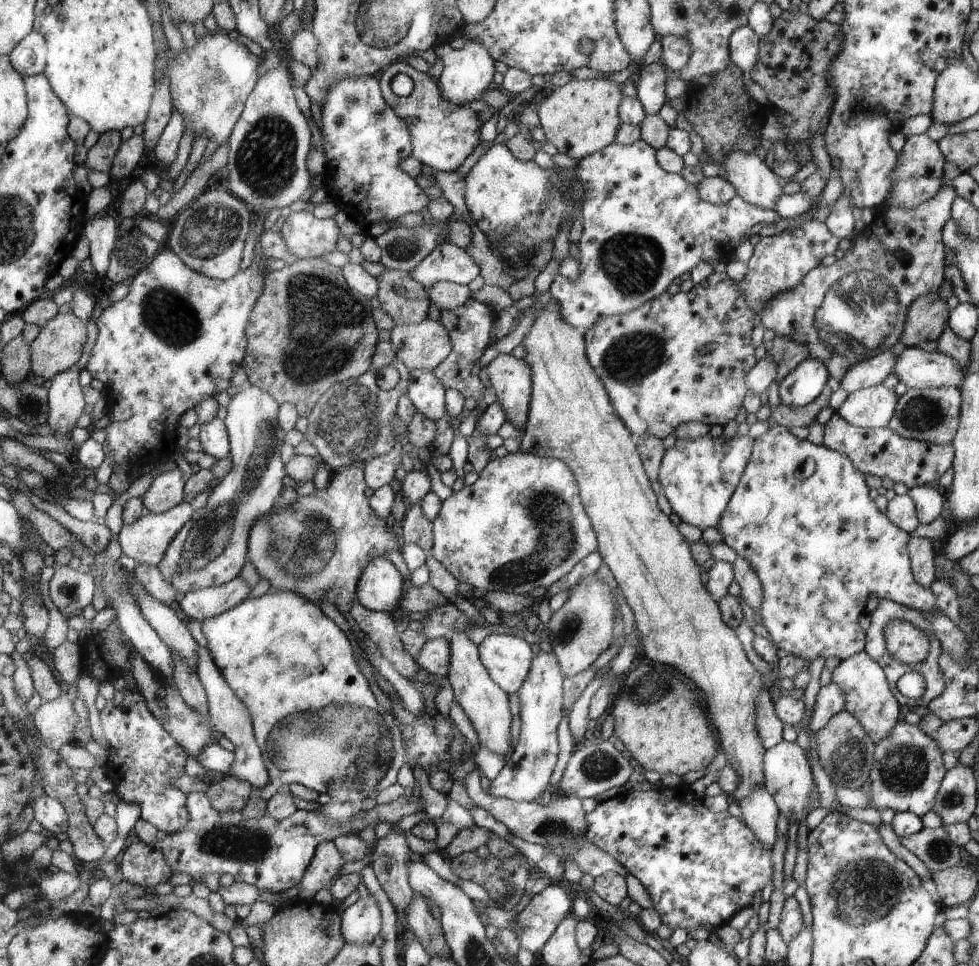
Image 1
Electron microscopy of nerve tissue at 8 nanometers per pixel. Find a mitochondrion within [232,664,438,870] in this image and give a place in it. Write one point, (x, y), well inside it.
(368, 760)

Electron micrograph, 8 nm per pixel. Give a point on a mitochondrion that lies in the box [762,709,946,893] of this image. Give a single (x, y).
(901, 770)

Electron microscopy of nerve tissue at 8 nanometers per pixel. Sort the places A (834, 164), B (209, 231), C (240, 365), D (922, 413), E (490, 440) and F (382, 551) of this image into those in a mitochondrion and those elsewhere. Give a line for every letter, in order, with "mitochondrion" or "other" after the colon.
A: other
B: mitochondrion
C: other
D: mitochondrion
E: other
F: other

